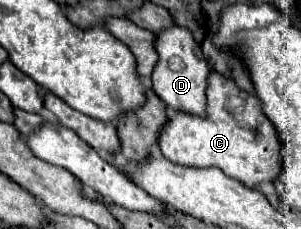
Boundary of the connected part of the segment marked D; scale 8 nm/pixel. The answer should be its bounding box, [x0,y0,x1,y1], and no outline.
[151,24,209,116]

